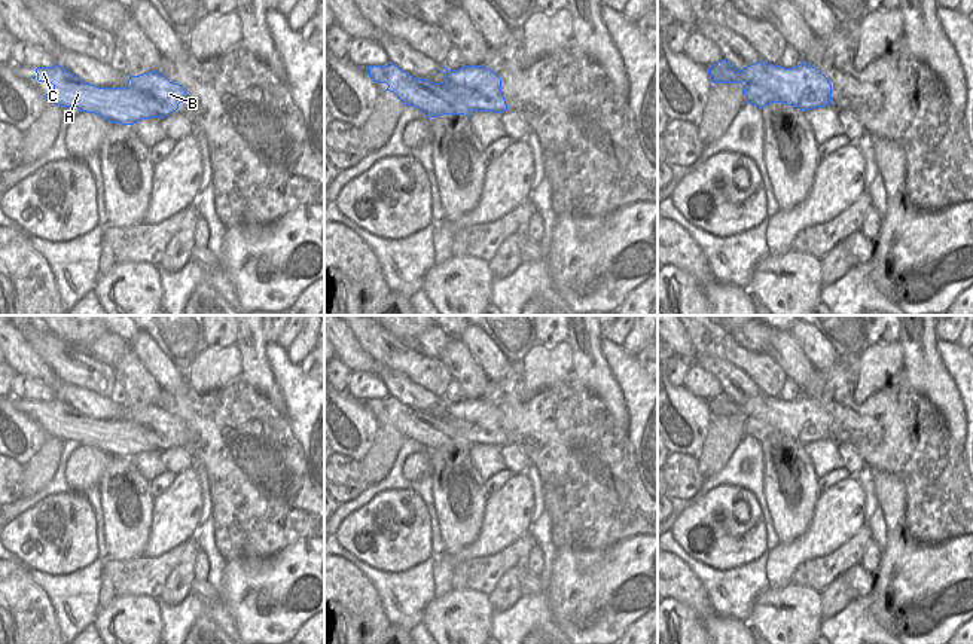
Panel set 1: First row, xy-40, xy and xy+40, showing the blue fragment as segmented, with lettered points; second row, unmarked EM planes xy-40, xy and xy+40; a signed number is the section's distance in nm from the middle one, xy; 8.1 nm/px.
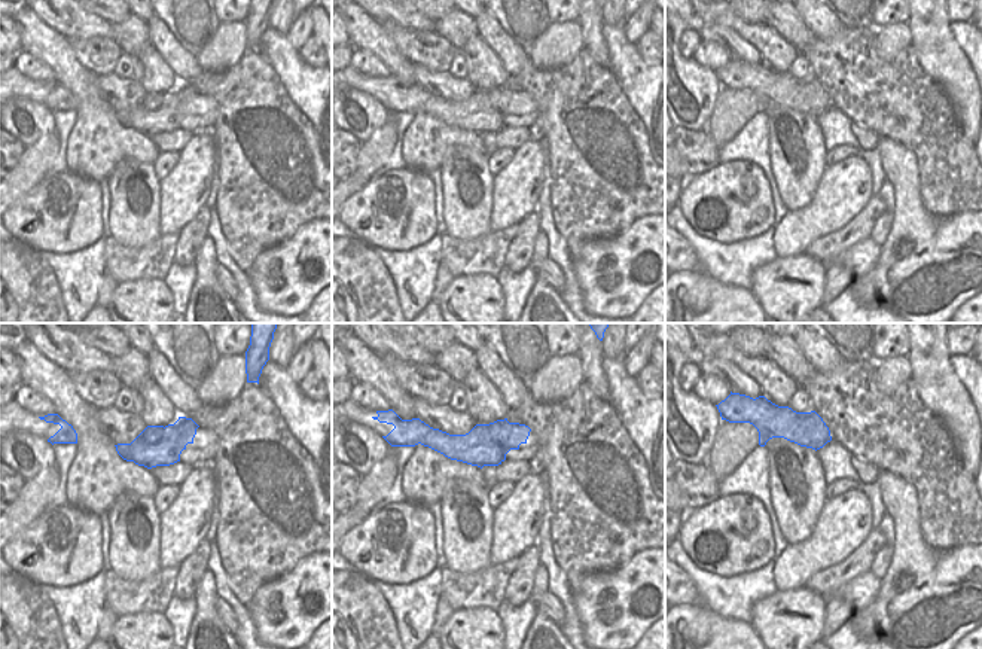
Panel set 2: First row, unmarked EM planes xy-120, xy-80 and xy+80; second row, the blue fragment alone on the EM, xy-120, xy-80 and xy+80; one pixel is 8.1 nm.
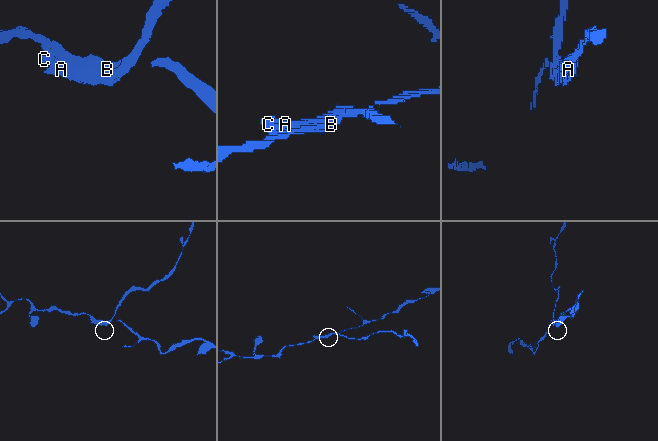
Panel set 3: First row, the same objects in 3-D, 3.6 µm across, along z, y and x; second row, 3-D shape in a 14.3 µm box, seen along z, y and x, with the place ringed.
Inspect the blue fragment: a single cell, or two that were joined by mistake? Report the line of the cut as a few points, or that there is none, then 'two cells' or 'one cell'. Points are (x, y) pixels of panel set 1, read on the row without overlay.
cut xy-40 (137, 420), (146, 442), (122, 457); two cells

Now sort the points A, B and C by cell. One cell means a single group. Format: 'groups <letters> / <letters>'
groups A C / B

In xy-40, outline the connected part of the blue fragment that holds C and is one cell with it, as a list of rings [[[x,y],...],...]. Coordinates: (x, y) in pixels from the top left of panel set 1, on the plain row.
[[[58,397],[37,400],[36,406],[33,412],[54,418],[45,428],[48,436],[77,440],[79,445],[95,446],[112,457],[137,452],[147,443],[147,434],[138,421],[98,421]]]

